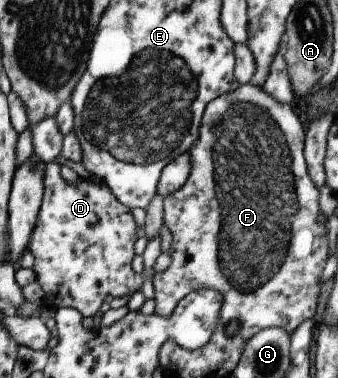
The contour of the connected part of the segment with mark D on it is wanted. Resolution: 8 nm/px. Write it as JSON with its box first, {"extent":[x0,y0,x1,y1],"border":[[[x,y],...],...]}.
{"extent":[28,161,145,322],"border":[[[56,161],[45,164],[44,197],[28,251],[35,257],[32,269],[35,273],[35,281],[46,295],[46,305],[48,305],[48,291],[50,291],[52,307],[74,308],[89,322],[100,311],[100,305],[108,295],[113,298],[130,299],[134,292],[140,291],[145,279],[142,274],[132,270],[138,226],[131,209],[112,193],[107,183],[96,177],[91,179],[80,177],[75,184],[68,183],[60,174],[60,166]]]}

